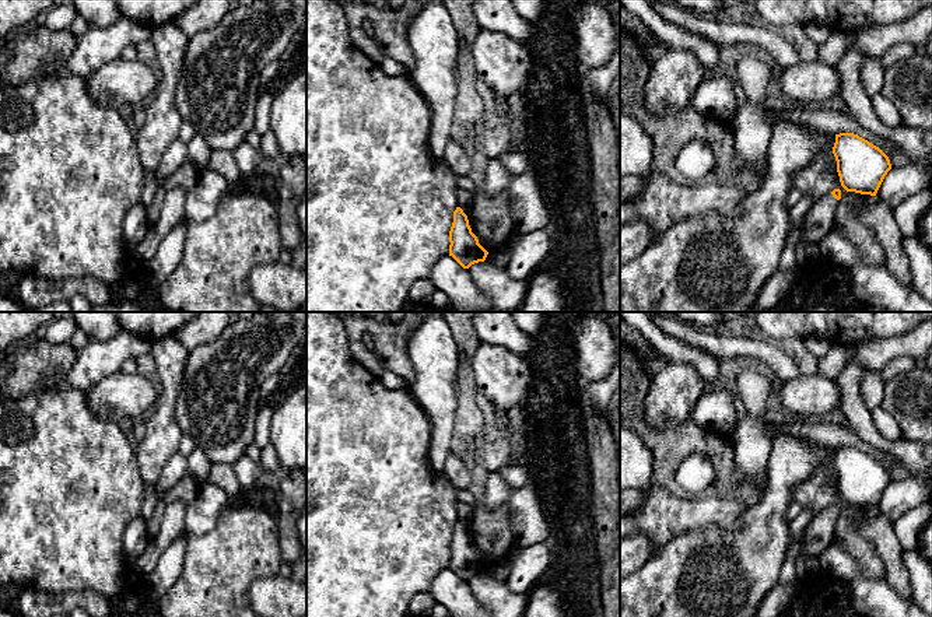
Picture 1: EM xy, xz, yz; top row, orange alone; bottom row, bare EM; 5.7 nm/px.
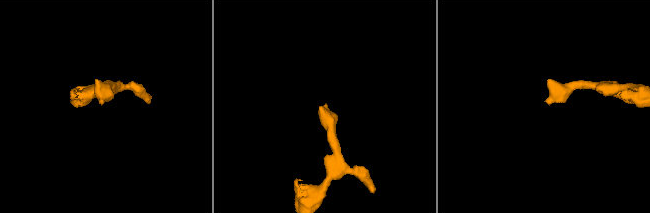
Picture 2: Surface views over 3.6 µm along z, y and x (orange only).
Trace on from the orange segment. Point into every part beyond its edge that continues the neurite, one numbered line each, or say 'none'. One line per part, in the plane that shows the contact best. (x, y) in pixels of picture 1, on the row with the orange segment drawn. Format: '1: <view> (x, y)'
1: yz (819, 221)

